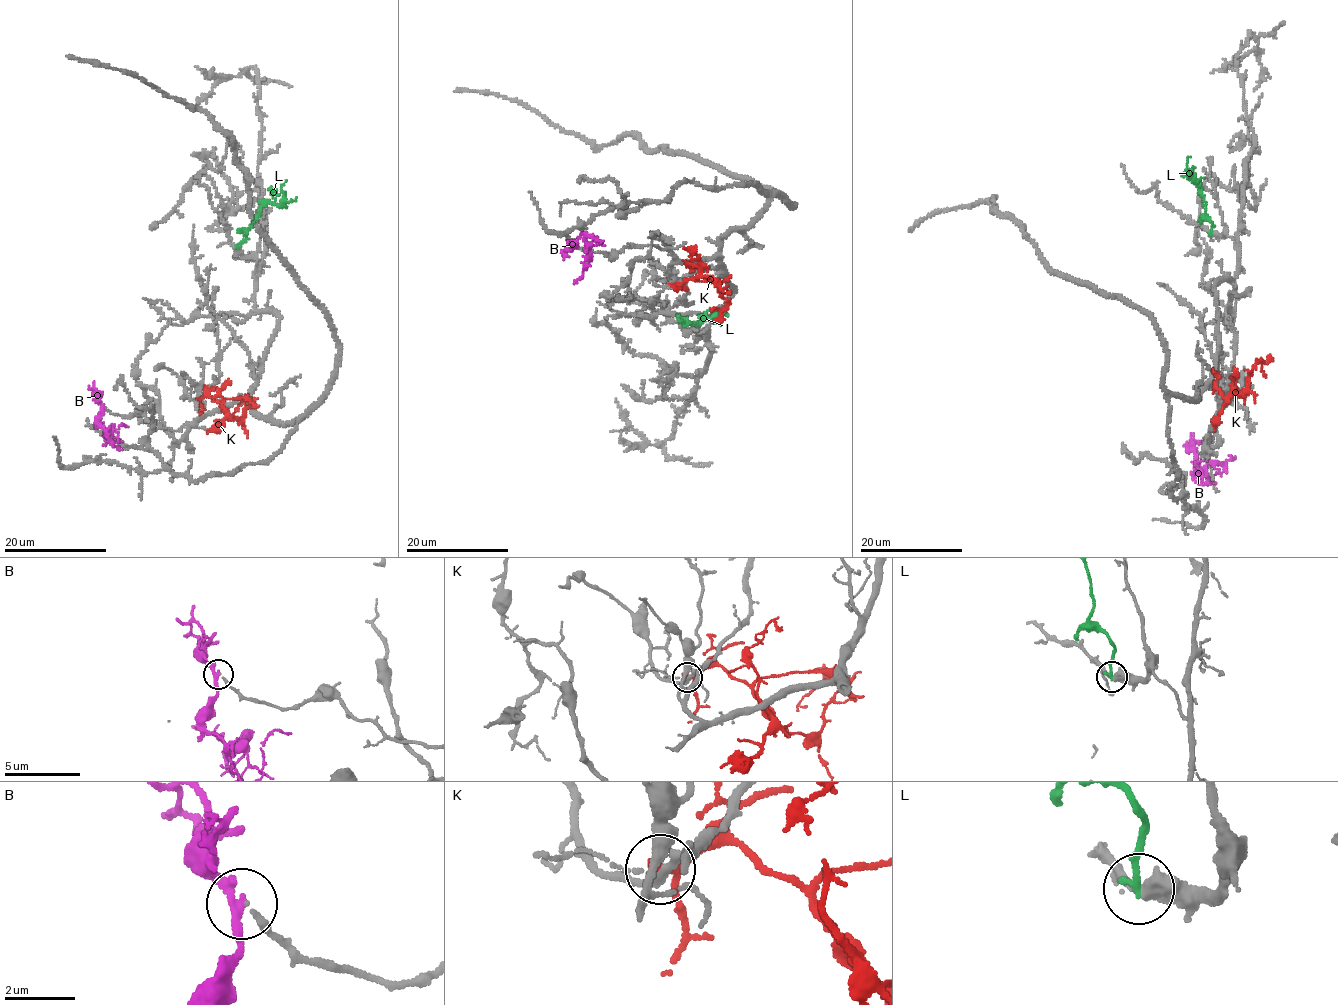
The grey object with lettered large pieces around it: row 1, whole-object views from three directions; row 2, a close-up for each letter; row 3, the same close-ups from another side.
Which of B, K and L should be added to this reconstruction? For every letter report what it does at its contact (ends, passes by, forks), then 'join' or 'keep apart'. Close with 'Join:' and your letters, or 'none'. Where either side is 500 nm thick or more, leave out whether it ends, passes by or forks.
B: it passes by | keep apart
K: it passes by | keep apart
L: it ends | keep apart
Join: none

